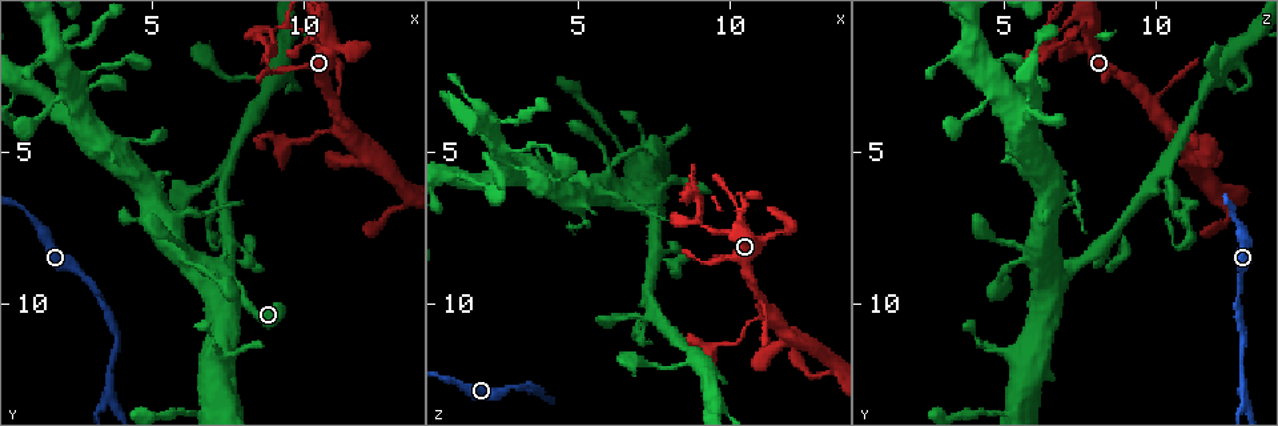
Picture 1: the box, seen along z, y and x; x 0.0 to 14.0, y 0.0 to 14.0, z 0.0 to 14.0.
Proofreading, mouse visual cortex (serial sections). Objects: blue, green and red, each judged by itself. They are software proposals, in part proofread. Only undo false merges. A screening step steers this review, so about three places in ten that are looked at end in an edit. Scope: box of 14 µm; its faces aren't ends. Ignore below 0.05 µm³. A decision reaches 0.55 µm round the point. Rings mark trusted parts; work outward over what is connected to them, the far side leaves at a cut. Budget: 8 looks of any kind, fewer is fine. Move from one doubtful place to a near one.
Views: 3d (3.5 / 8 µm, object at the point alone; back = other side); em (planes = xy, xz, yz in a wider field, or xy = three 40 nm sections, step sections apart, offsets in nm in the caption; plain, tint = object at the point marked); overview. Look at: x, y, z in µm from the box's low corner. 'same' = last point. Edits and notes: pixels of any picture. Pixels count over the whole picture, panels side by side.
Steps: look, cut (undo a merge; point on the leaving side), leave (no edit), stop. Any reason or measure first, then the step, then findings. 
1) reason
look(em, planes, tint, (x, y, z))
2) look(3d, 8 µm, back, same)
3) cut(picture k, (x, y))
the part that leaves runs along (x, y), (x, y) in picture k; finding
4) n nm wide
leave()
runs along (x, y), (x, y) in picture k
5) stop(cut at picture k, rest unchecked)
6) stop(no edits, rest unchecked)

sudden change in width
look(3d, 3.5 µm, (10.1, 1.1, 6.8))

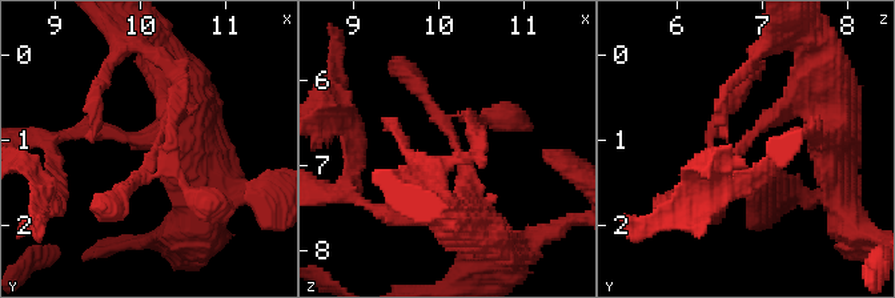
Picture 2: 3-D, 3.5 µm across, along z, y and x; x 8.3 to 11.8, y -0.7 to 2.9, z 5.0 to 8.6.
need the tissue
look(em, xy, step 2, tint, (10.25, 1.10, 6.75))

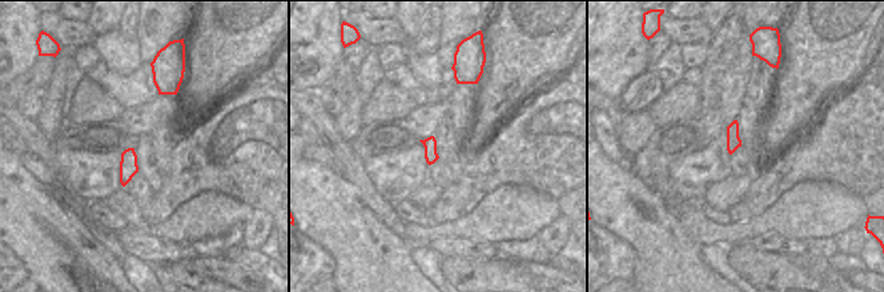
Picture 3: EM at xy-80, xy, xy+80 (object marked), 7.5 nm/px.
leave()
runs along (809, 107), (767, 119), (717, 192) in picture 2; continuous, no second cell

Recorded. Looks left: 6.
thin arm on a thick one
look(3d, 3.5 µm, (11.0, 4.2, 10.5))

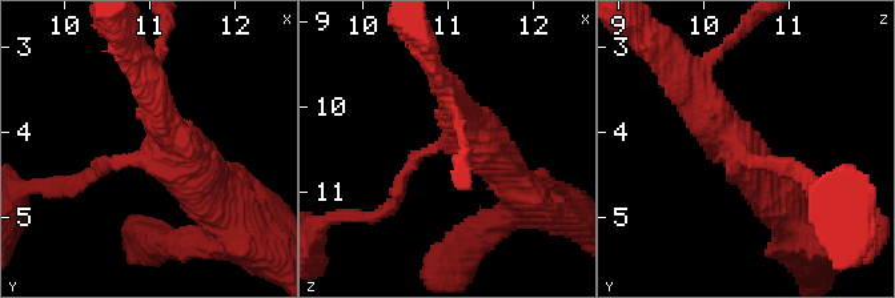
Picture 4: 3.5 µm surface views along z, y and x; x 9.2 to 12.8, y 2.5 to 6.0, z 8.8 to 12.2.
need the tissue
look(em, xy, step 2, tint, (11.05, 4.25, 10.45))

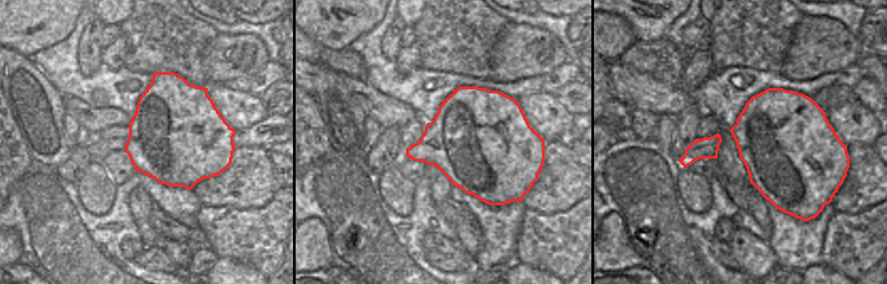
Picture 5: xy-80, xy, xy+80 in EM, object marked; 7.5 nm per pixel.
3 arms
leave()
runs along (683, 75), (694, 96), (786, 210) in picture 4; all the same cell

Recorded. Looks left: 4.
look(3d, 3.5 µm, (7.1, 6.7, 11.1))

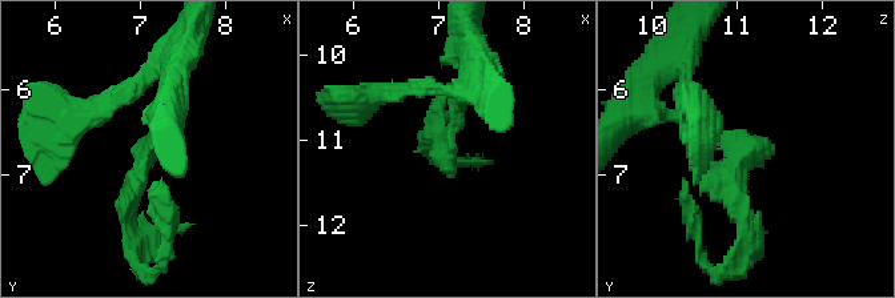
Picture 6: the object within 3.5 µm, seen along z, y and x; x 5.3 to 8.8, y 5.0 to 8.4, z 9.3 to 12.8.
now the EM
look(em, xy, step 3, tint, (7.10, 6.75, 11.05))

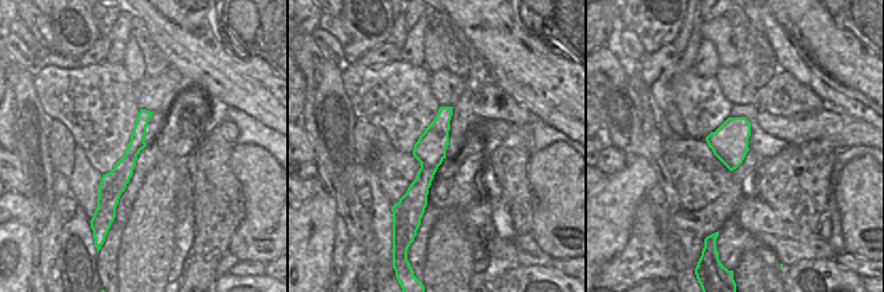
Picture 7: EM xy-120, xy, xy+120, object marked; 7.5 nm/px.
240 nm wide
cut(picture 6, (770, 148))
the part that leaves runs along (729, 140), (738, 250) in picture 6; a second cell is stuck on

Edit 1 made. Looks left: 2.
stop(cut at picture 6, rest unchecked)

